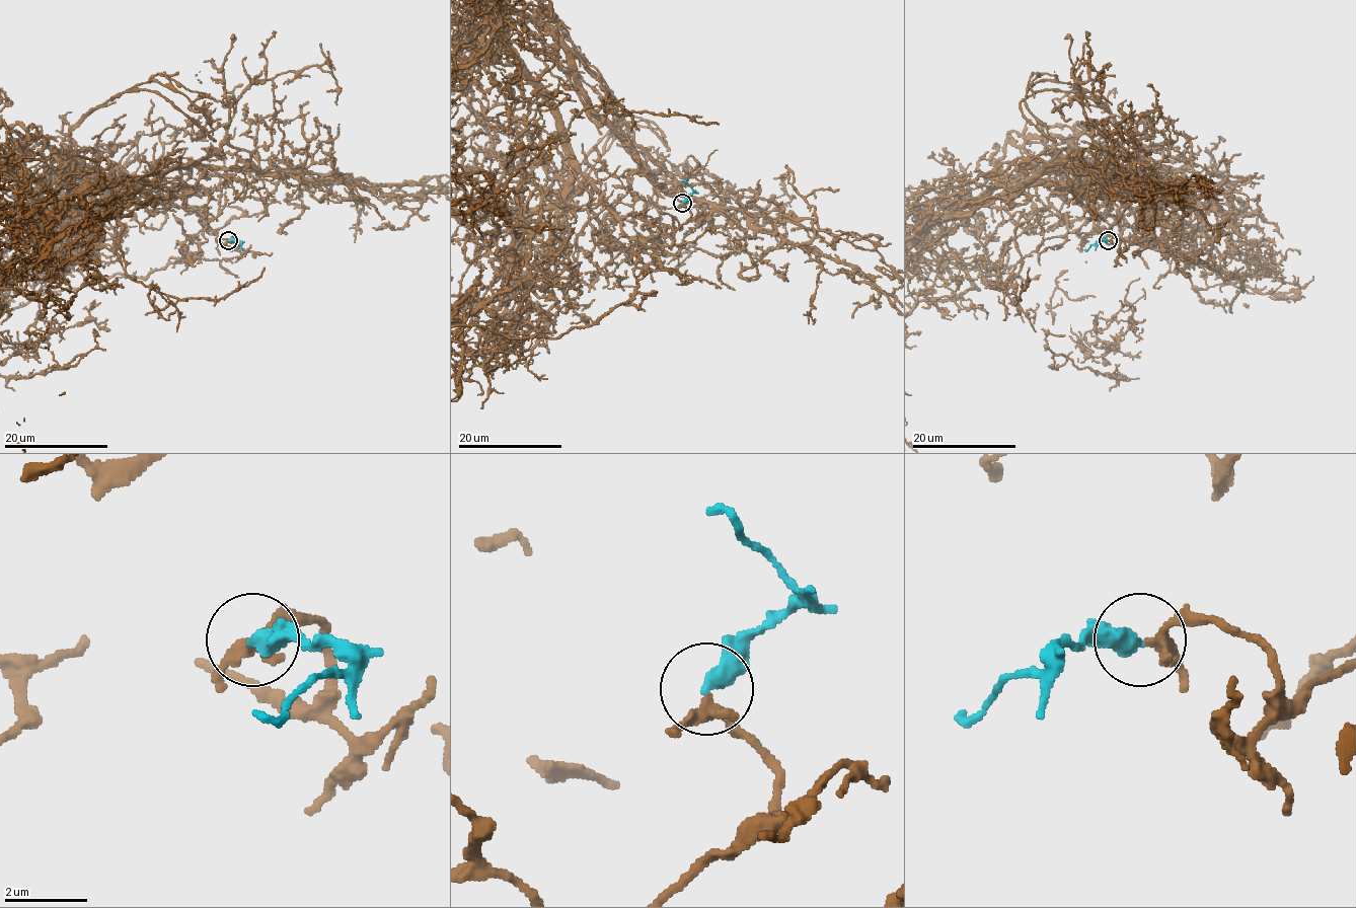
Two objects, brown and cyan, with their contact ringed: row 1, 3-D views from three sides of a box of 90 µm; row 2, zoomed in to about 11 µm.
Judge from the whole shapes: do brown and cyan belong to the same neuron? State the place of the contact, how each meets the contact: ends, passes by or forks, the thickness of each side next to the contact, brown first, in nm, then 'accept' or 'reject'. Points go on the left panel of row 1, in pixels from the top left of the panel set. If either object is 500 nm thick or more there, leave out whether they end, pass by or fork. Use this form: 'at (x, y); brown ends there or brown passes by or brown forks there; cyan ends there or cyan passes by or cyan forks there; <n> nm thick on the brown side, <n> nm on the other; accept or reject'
at (228, 240); brown passes by; cyan ends there; 280 nm thick on the brown side, 440 nm on the other; accept

